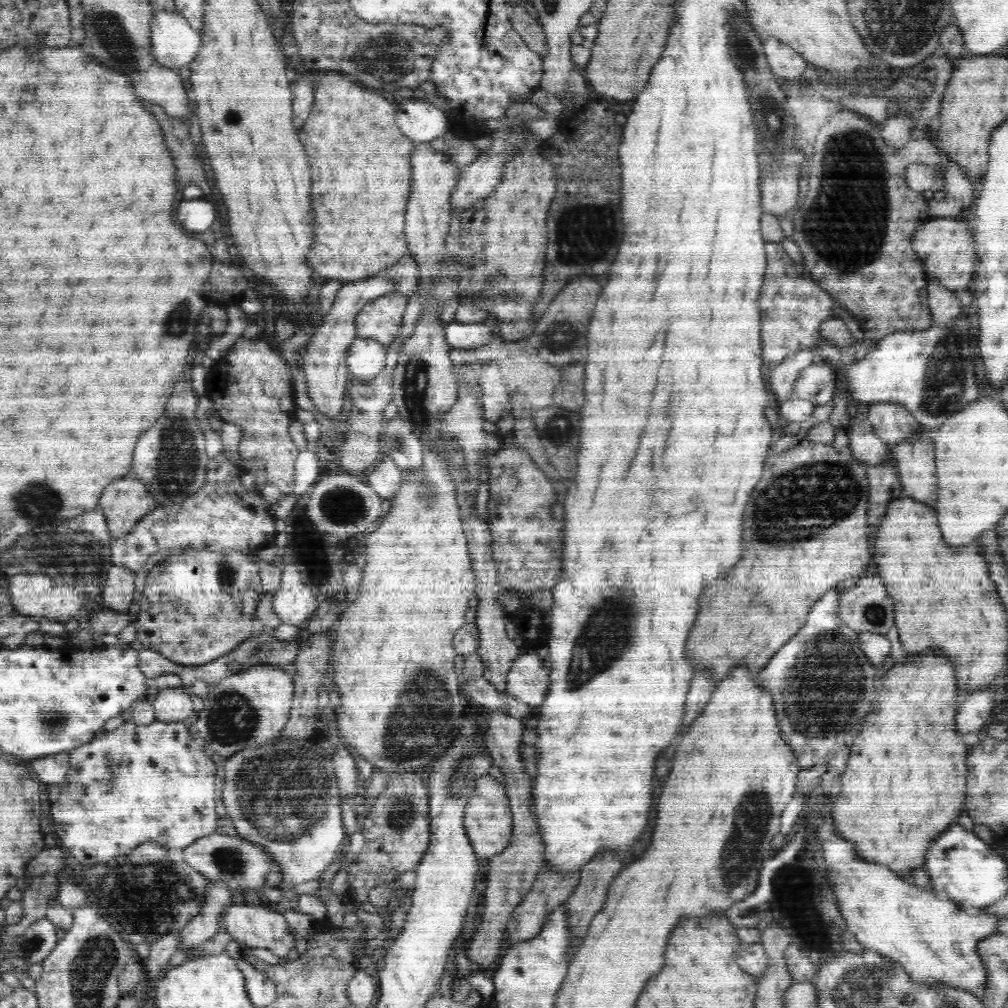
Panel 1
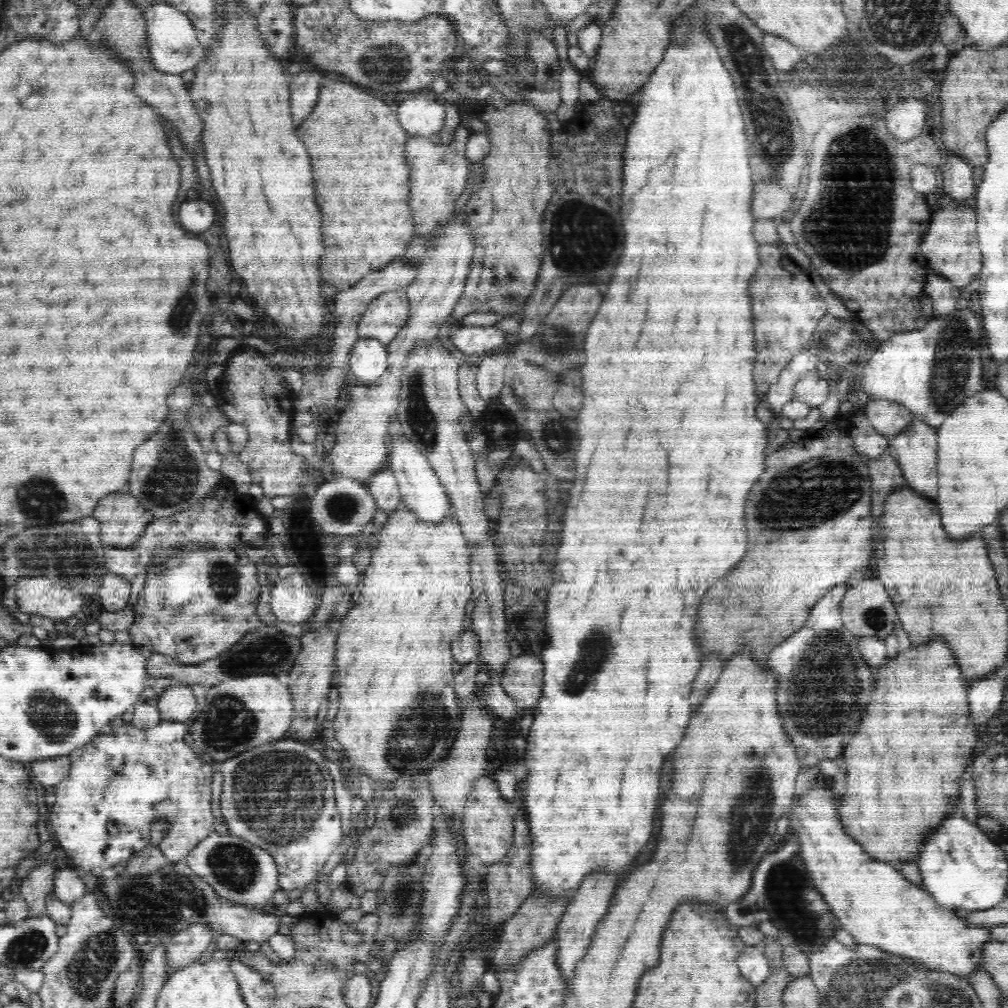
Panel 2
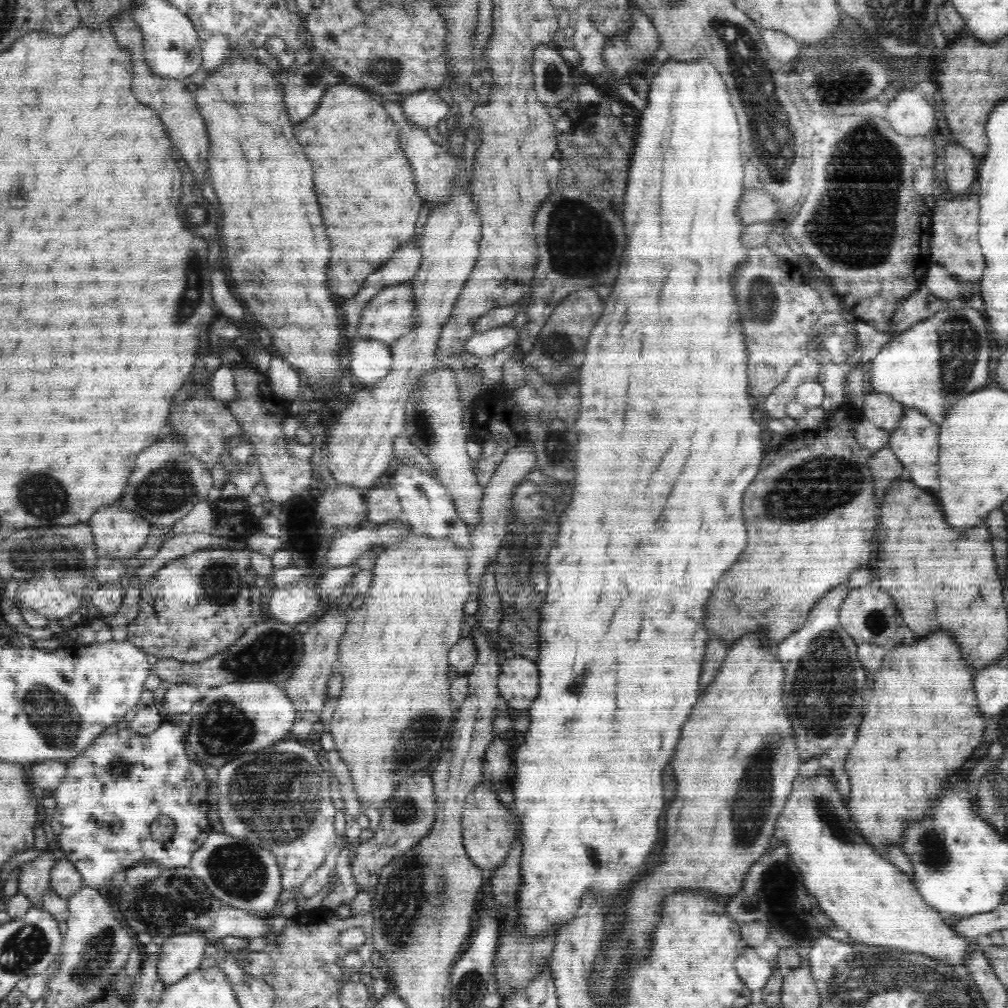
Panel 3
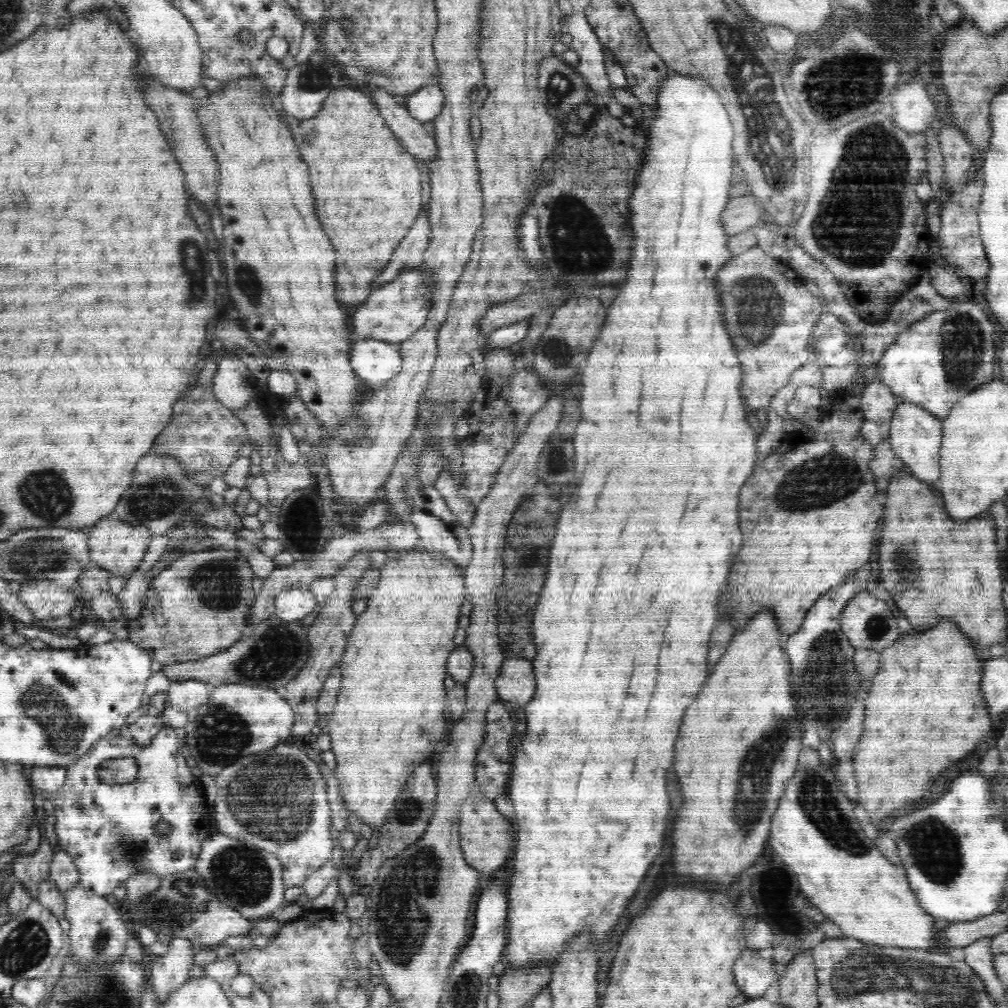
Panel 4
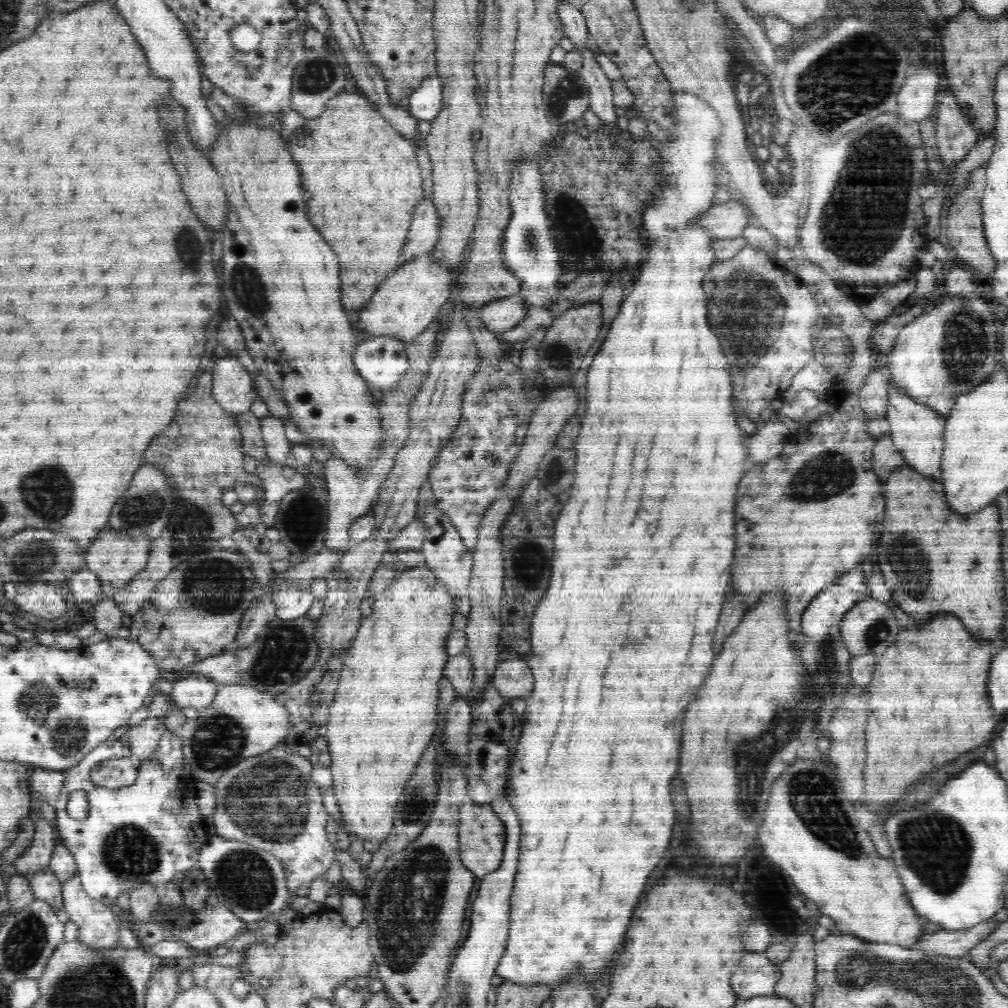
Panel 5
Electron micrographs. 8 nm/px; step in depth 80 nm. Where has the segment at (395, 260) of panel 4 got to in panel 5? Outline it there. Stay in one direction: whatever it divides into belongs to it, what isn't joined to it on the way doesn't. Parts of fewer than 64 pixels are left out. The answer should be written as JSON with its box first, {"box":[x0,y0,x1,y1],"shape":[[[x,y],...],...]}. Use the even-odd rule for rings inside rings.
{"box":[402,197,440,260],"shape":[[[424,197],[415,206],[412,226],[402,252],[402,260],[430,254],[438,238],[440,238],[440,215],[436,215],[432,198]]]}

